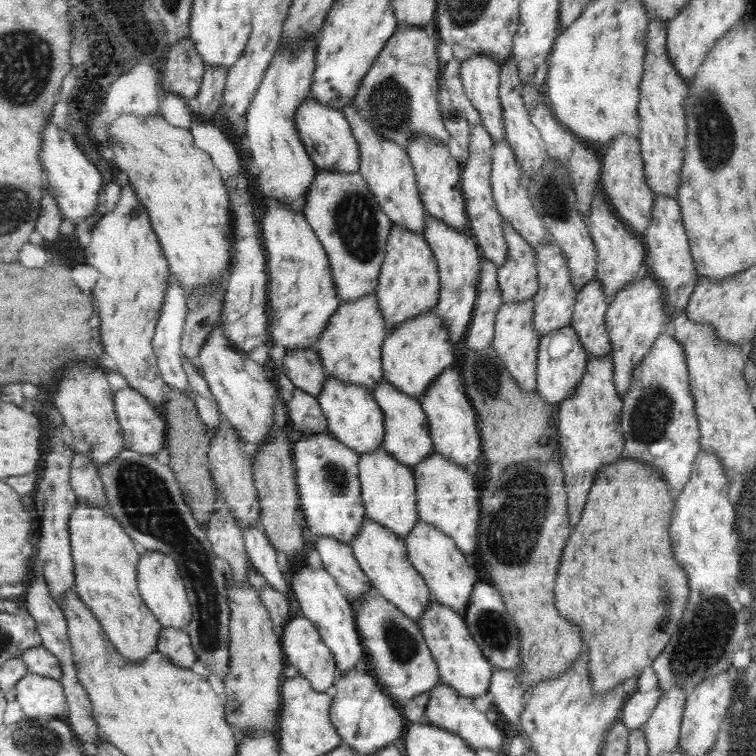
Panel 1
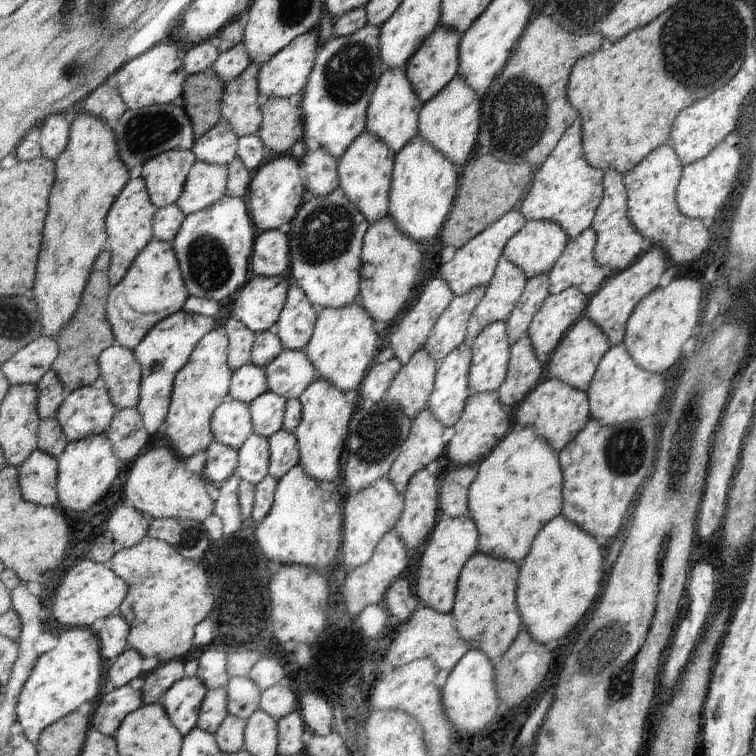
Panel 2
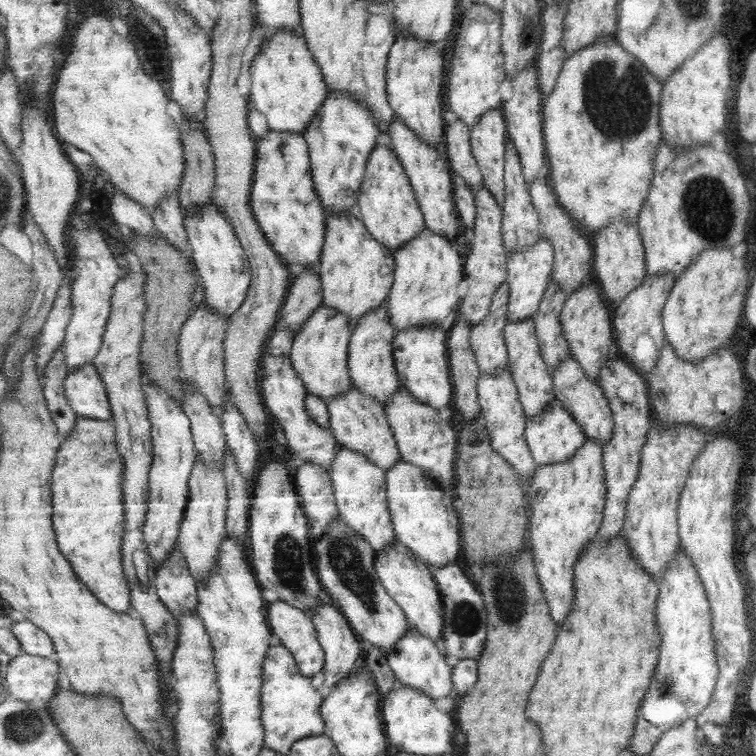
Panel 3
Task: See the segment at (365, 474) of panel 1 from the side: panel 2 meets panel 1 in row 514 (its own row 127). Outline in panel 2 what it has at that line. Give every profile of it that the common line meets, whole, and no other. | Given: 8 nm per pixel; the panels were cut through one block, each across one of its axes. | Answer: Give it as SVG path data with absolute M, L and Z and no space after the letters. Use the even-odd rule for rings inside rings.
M387 68L382 79L379 80L378 88L370 103L370 109L367 116L367 129L371 134L375 134L379 140L389 144L389 148L395 153L399 153L411 140L419 134L419 118L423 111L424 103L415 93L414 86L411 85L405 69Z

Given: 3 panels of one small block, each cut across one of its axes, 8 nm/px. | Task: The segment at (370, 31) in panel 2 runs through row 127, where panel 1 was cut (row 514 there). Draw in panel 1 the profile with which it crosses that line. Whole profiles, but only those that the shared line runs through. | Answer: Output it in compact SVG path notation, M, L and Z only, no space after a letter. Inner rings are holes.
M329 432L314 433L299 438L293 444L293 457L308 529L318 537L335 538L339 542L350 545L357 538L359 532L363 531L368 517L366 505L363 504L362 498L362 480L360 476L362 457Z

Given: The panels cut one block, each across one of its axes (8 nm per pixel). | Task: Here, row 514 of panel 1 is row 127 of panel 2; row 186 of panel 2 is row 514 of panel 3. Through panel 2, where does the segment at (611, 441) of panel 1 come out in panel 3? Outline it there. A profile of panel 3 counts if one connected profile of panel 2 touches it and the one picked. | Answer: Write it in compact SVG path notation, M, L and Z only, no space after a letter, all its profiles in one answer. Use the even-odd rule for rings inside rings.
M588 438L575 456L563 463L537 468L528 488L532 500L528 544L534 549L538 577L546 590L550 612L558 626L563 624L575 602L575 567L586 546L599 535L604 520L607 484L604 445Z

